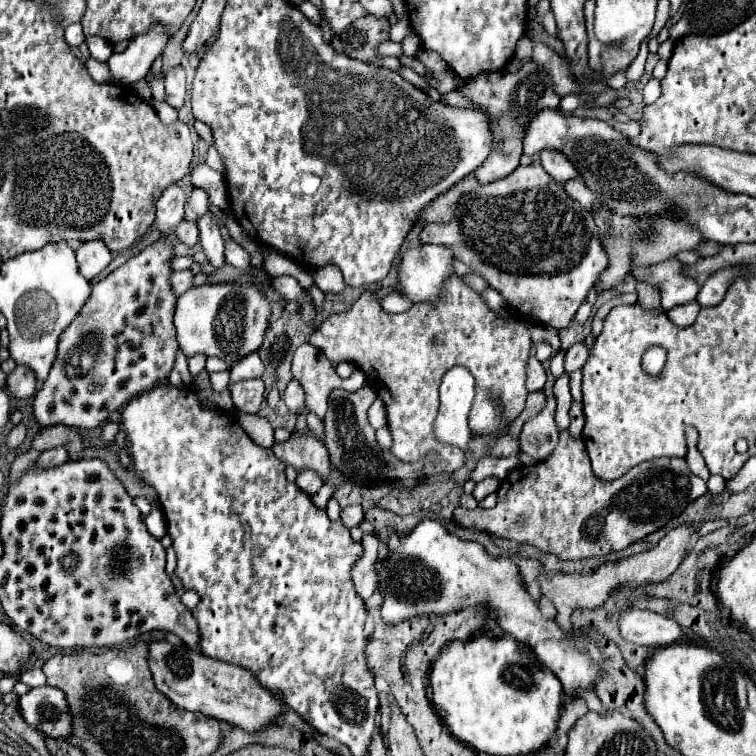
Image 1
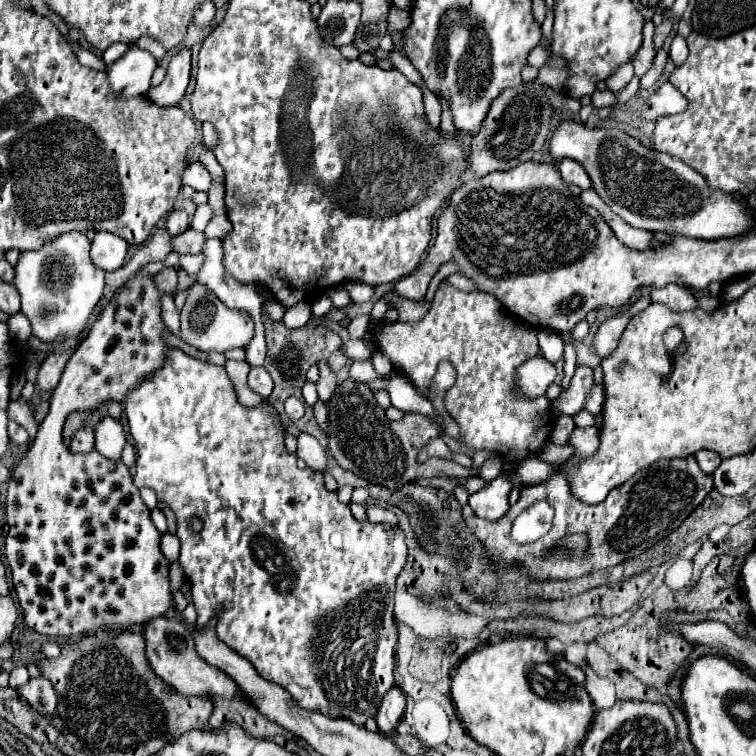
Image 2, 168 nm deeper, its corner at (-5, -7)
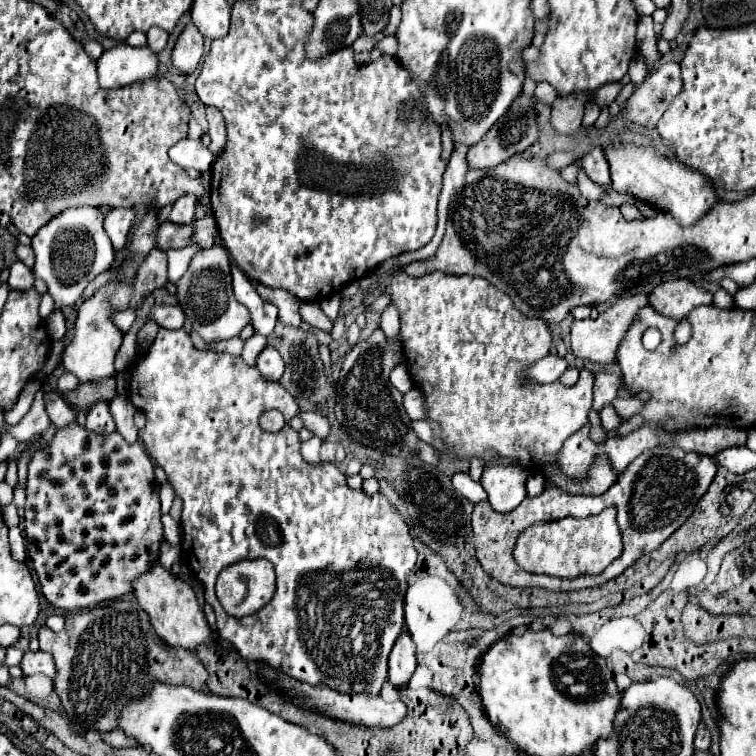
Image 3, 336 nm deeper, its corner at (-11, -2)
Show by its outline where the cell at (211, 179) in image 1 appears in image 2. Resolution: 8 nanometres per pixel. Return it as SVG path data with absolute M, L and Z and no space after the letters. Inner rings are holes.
M195 162L185 168L183 172L183 184L195 188L197 192L209 192L215 184L213 176L207 172L207 168L201 162Z

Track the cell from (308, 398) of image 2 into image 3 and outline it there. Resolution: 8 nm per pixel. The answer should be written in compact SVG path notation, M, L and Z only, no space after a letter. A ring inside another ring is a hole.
M305 301L305 303L301 303L299 313L301 313L305 323L309 323L309 325L313 325L317 329L323 329L323 331L331 331L333 329L331 319L321 311L317 301Z

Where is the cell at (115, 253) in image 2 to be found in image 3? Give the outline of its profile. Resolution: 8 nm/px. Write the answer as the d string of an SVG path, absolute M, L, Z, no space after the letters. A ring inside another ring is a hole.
M109 209L105 215L105 231L113 243L113 247L119 251L127 243L127 235L131 229L131 223L135 219L135 211L129 209Z

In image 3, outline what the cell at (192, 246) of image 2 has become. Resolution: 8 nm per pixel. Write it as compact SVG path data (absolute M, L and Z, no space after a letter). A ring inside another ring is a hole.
M163 221L157 231L157 247L163 251L181 249L191 243L193 227L191 225L177 225L171 221Z

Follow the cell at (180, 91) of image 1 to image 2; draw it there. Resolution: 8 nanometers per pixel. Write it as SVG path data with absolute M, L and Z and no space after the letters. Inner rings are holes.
M181 50L169 62L165 80L157 88L149 88L147 96L159 106L179 106L189 84L189 72L191 72L191 52Z

